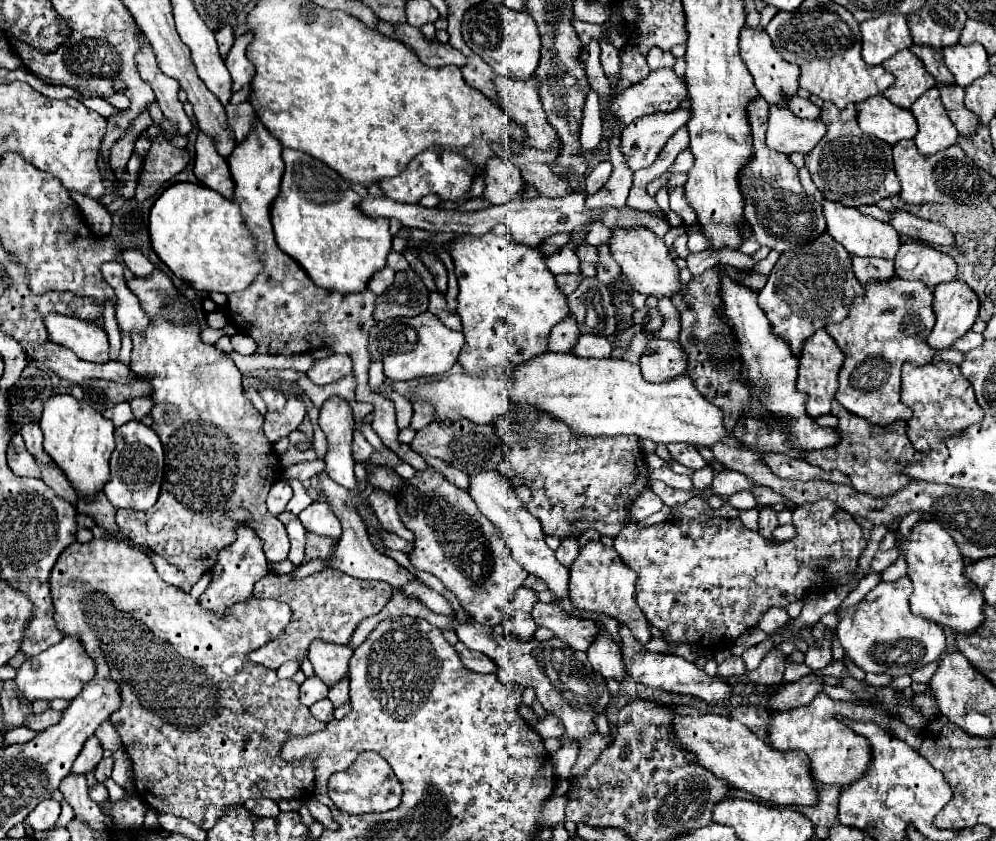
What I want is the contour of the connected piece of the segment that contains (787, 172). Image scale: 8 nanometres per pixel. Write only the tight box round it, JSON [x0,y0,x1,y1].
[740,97,826,253]

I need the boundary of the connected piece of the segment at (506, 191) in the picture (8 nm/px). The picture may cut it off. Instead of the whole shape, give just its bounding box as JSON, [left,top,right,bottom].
[482,157,524,205]

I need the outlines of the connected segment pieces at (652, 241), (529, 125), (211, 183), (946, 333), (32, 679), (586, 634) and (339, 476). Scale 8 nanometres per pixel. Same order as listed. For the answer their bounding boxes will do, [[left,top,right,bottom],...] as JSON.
[[610,227,684,297],[492,75,562,149],[194,135,234,199],[928,281,978,349],[16,635,96,701],[532,603,596,651],[318,397,354,489]]

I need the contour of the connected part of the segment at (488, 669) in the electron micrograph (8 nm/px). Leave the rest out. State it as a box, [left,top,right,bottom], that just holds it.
[454,643,496,673]

